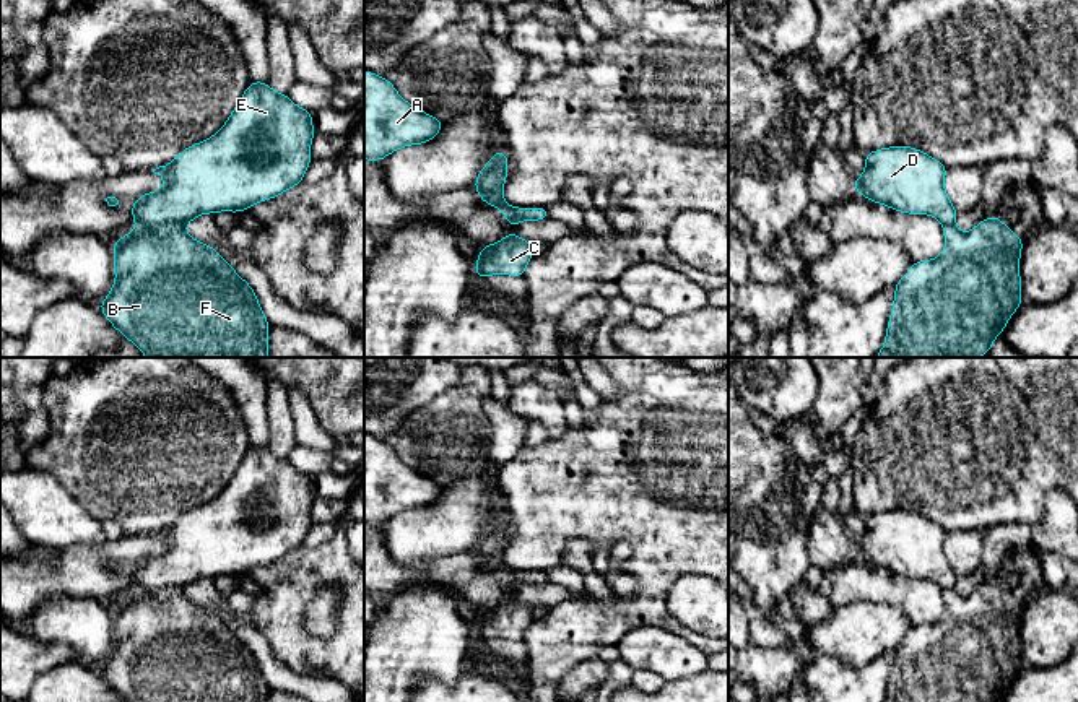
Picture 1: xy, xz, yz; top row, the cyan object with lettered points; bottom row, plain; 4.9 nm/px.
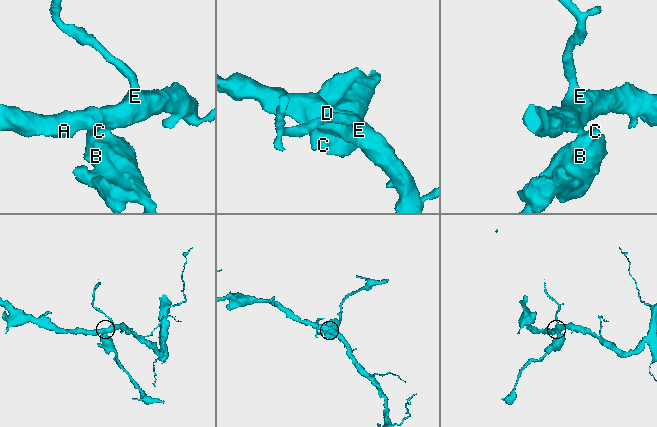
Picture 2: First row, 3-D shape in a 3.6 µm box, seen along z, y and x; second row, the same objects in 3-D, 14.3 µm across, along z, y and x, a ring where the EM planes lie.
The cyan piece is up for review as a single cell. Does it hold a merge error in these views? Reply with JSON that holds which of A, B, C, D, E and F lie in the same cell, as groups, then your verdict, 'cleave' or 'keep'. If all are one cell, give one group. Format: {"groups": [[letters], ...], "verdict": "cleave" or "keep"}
{"groups": [["A", "D", "E"], ["B", "C", "F"]], "verdict": "cleave"}

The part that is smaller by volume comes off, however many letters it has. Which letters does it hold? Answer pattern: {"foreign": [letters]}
{"foreign": ["B", "C", "F"]}

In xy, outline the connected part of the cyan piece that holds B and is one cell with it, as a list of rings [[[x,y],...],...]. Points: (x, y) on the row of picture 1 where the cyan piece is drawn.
[[[182,224],[137,228],[114,240],[115,281],[99,304],[111,325],[146,358],[267,358],[270,323],[250,284],[218,250],[190,237]]]

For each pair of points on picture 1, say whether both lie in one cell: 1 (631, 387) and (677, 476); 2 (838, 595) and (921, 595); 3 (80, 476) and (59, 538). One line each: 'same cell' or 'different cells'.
1: same cell
2: same cell
3: different cells

